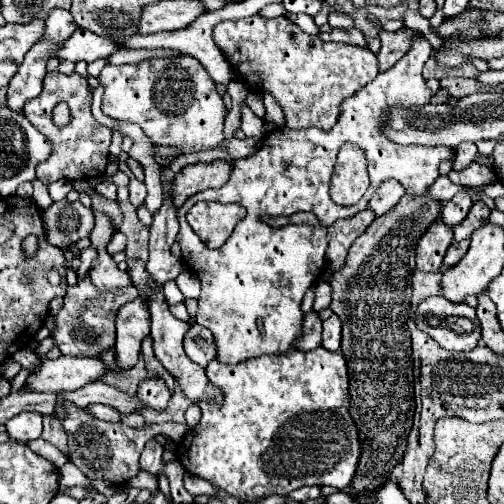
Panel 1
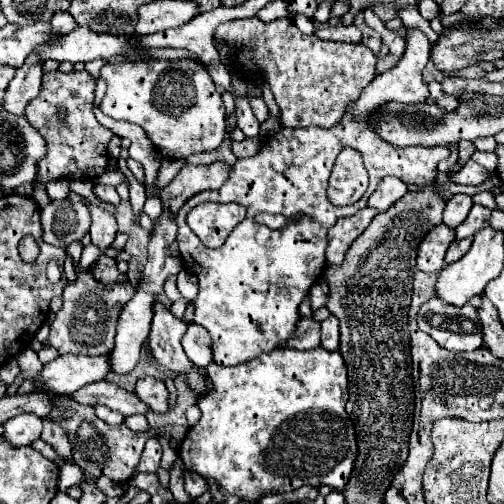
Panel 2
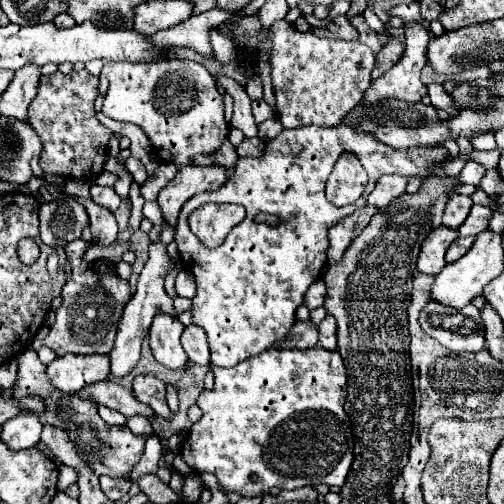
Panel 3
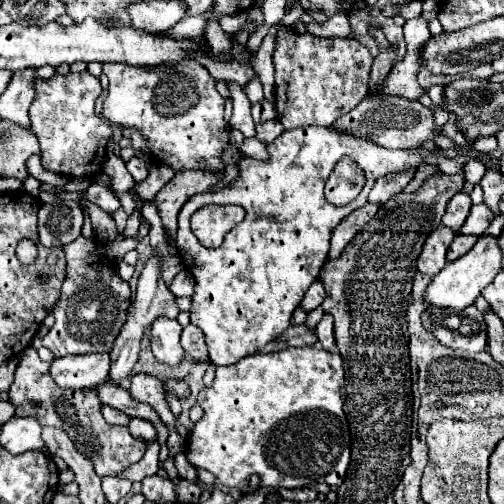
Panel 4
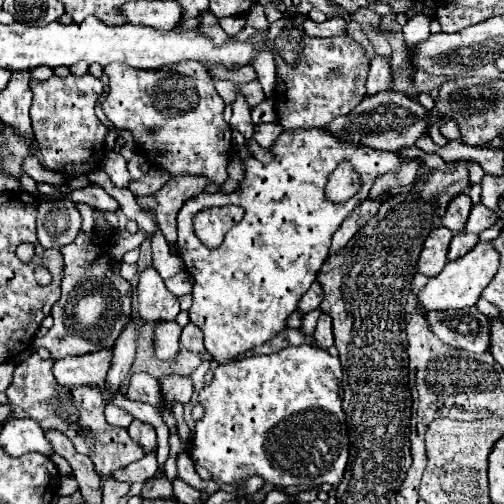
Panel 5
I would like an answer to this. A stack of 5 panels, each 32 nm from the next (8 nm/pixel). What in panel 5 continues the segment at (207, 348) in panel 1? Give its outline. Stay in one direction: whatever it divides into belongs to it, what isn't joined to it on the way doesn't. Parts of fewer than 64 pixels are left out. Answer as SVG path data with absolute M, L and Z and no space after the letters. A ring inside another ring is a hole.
M192 322L182 328L182 338L180 338L180 342L182 342L182 346L184 346L186 350L190 350L192 354L204 354L204 352L206 352L202 332L200 332L200 328L194 326Z

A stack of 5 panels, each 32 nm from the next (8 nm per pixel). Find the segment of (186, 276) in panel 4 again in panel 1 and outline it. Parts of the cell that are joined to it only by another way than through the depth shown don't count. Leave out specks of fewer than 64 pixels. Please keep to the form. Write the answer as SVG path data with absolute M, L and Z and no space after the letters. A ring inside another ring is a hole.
M184 270L178 278L176 278L176 284L180 288L180 292L186 296L186 298L200 298L200 280L196 280L196 274L190 272L190 270Z

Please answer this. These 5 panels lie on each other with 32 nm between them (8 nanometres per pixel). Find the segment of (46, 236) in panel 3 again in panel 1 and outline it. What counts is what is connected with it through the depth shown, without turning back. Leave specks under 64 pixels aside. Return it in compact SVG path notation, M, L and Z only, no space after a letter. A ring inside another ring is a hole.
M60 200L54 202L44 212L46 226L48 226L48 242L64 248L72 246L82 238L88 238L94 230L94 212L84 208L80 202Z

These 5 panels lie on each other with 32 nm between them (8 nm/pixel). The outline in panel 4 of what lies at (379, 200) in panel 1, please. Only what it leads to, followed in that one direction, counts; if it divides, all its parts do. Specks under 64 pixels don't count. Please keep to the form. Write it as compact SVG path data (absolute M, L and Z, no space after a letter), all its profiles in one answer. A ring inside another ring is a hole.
M406 172L406 174L388 174L388 176L378 178L372 192L368 194L368 202L376 204L376 206L384 206L390 198L404 192L404 188L412 176L414 176L412 172Z

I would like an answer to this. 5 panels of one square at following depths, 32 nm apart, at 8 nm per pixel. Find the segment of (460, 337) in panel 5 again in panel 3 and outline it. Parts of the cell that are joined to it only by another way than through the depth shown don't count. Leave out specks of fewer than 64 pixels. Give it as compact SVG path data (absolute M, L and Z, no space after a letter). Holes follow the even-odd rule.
M430 300L420 312L420 326L426 334L454 352L478 352L484 348L484 324L476 306L460 310Z

